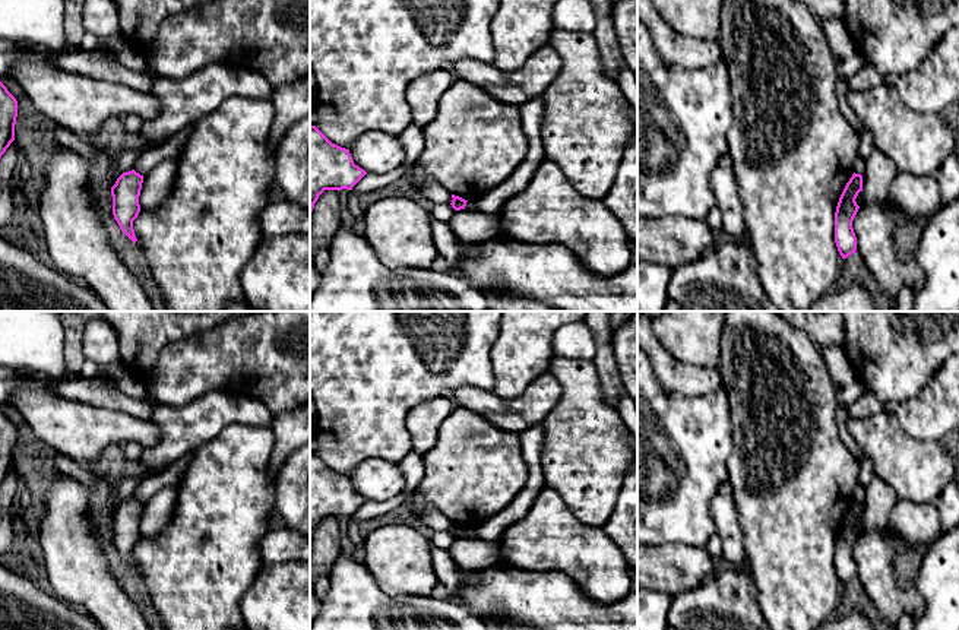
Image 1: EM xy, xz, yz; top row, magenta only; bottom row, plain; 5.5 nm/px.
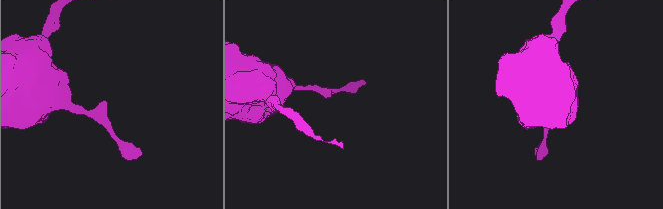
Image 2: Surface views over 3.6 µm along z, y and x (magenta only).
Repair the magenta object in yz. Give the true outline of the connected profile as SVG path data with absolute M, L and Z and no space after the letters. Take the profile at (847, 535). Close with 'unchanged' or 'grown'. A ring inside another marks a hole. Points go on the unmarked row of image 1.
M854 500L839 525L835 539L835 570L842 586L857 577L852 548L860 536L855 529L860 519L863 519L863 503Z; unchanged

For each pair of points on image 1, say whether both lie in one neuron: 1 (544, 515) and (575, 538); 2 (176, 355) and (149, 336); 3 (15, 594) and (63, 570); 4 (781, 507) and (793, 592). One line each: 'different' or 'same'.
1: same
2: different
3: different
4: same

